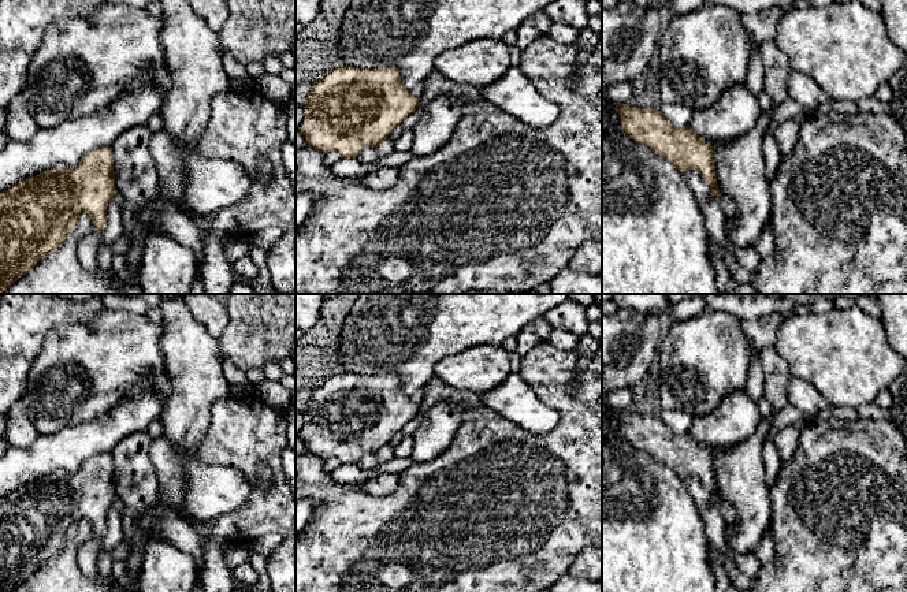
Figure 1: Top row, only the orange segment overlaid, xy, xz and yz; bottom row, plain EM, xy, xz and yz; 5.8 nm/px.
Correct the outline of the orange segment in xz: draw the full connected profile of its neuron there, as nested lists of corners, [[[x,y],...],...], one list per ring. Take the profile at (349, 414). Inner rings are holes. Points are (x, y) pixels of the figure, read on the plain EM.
[[[341,372],[312,390],[302,409],[306,422],[300,433],[308,453],[326,461],[338,459],[342,465],[356,465],[365,453],[376,454],[391,438],[421,410],[402,392],[395,373],[363,376]]]

